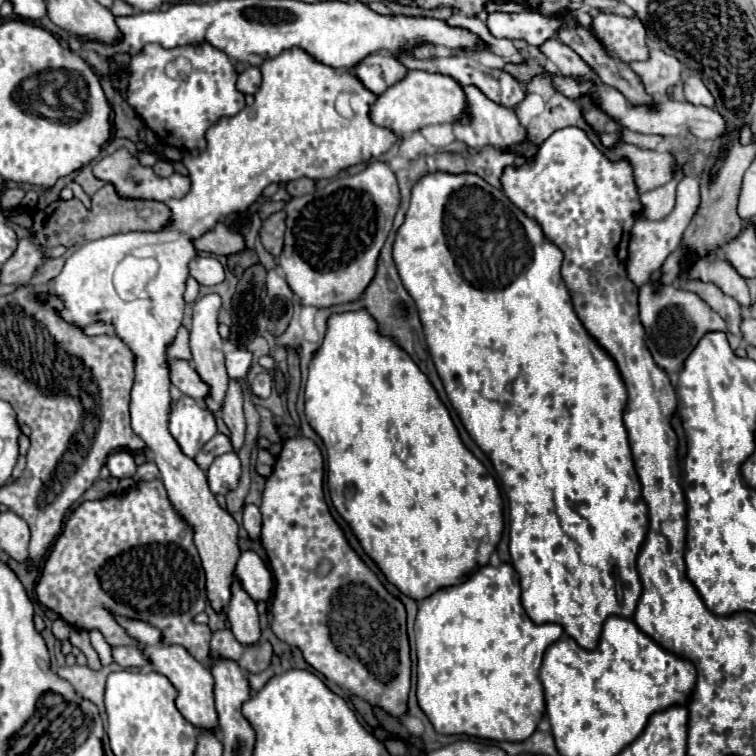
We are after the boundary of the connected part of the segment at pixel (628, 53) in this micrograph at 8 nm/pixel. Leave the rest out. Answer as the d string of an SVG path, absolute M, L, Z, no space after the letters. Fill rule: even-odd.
M600 10L592 16L590 30L596 40L604 46L608 56L624 62L642 62L648 60L650 48L646 38L646 28L640 24L640 18L620 16Z

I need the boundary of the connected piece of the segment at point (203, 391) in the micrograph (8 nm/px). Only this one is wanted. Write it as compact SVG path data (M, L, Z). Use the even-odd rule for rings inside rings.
M168 360L168 368L172 368L172 384L186 396L202 402L208 396L208 386L200 380L196 370L186 360Z

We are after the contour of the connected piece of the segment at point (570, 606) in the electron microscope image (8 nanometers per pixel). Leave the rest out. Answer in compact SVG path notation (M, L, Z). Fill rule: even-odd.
M428 174L420 178L412 188L412 200L406 214L406 220L402 228L396 234L394 240L394 262L398 268L398 274L410 292L410 296L416 300L416 306L420 310L420 320L424 326L426 342L430 348L430 356L436 364L436 370L442 378L442 384L448 392L448 398L458 412L464 428L472 436L472 440L480 446L480 450L492 460L494 470L498 472L498 478L502 482L502 488L508 496L510 504L510 556L512 566L520 576L522 586L522 606L530 620L534 624L560 624L568 636L572 636L580 648L592 650L596 648L602 632L602 624L608 616L620 616L620 618L632 618L636 612L636 604L640 600L642 584L640 576L636 572L636 556L640 552L640 546L648 534L650 518L648 518L648 506L642 498L642 486L636 476L632 450L628 432L624 428L622 410L626 404L626 388L618 374L618 368L614 360L592 340L592 336L586 332L586 328L580 324L572 296L564 284L564 278L560 274L562 266L562 252L552 244L544 232L540 232L540 224L532 220L530 216L524 216L520 208L516 208L508 196L504 196L502 190L496 190L486 180L482 180L476 174Z

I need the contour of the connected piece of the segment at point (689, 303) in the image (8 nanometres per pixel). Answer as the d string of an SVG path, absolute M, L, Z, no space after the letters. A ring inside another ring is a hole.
M644 284L638 292L640 302L640 322L644 326L644 344L650 350L656 366L660 366L668 374L680 372L684 368L684 360L692 354L692 348L700 342L700 336L704 332L724 332L728 336L728 344L732 350L740 346L740 336L734 336L726 330L724 320L708 308L708 304L694 292L686 292L674 286L656 286L656 284Z

